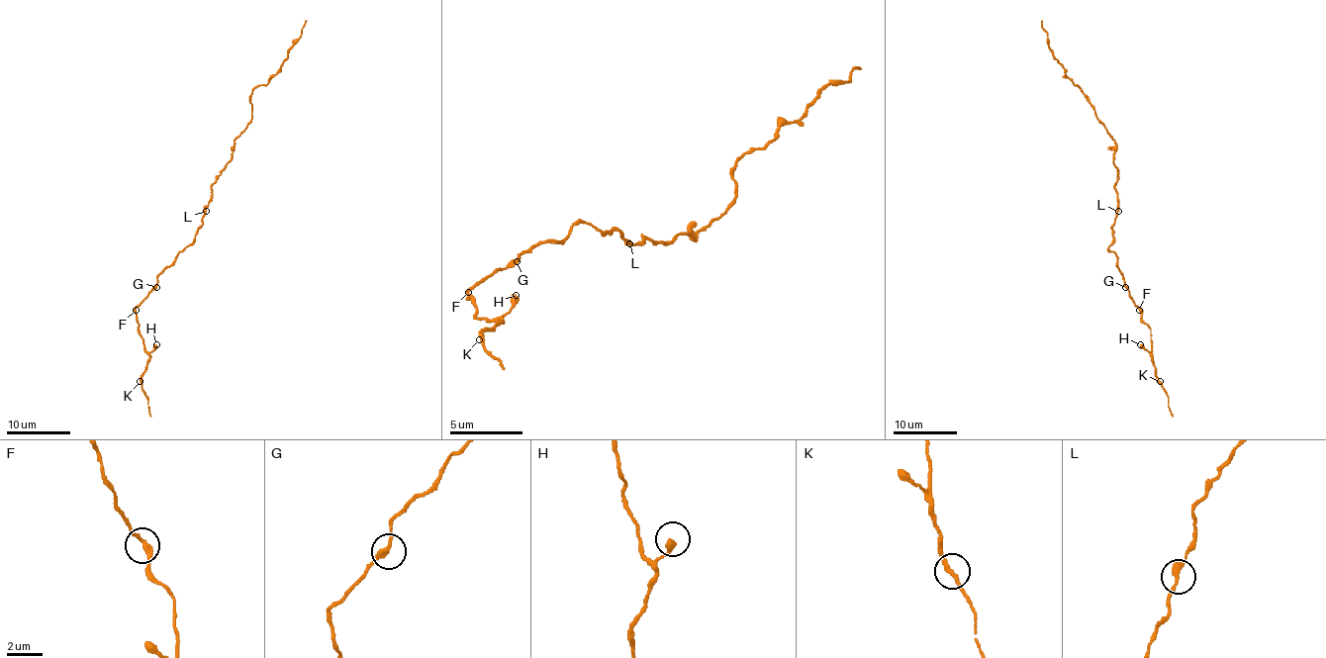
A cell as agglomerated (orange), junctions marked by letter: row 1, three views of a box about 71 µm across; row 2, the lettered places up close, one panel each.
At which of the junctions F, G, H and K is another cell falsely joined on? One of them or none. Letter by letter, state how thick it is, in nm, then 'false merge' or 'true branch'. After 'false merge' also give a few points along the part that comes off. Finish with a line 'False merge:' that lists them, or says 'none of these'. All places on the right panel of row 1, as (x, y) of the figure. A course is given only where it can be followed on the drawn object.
F: 240 nm thick; true branch
G: 260 nm thick; true branch
H: 400 nm thick; true branch
K: 240 nm thick; true branch
False merge: none of these

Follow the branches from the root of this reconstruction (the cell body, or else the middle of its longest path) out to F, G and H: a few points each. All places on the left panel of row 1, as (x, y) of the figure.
F: (204, 214), (194, 239), (157, 276), (157, 286), (136, 310)
G: (204, 214), (194, 239), (157, 276), (156, 287)
H: (204, 214), (194, 239), (157, 276), (157, 286), (136, 308), (143, 348), (151, 351), (156, 344)

